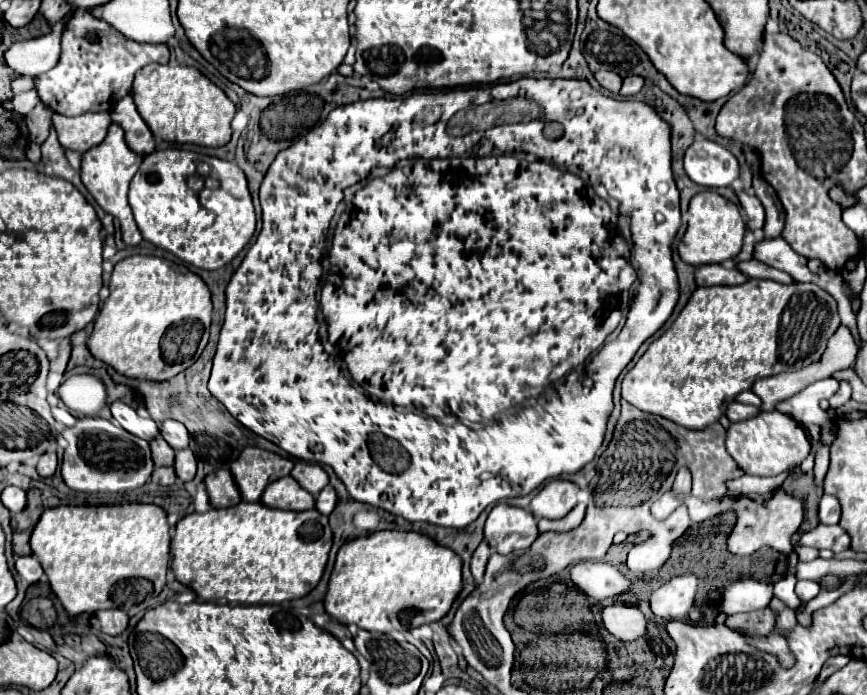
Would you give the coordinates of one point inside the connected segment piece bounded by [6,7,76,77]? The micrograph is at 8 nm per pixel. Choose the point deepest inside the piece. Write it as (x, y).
(34, 57)

